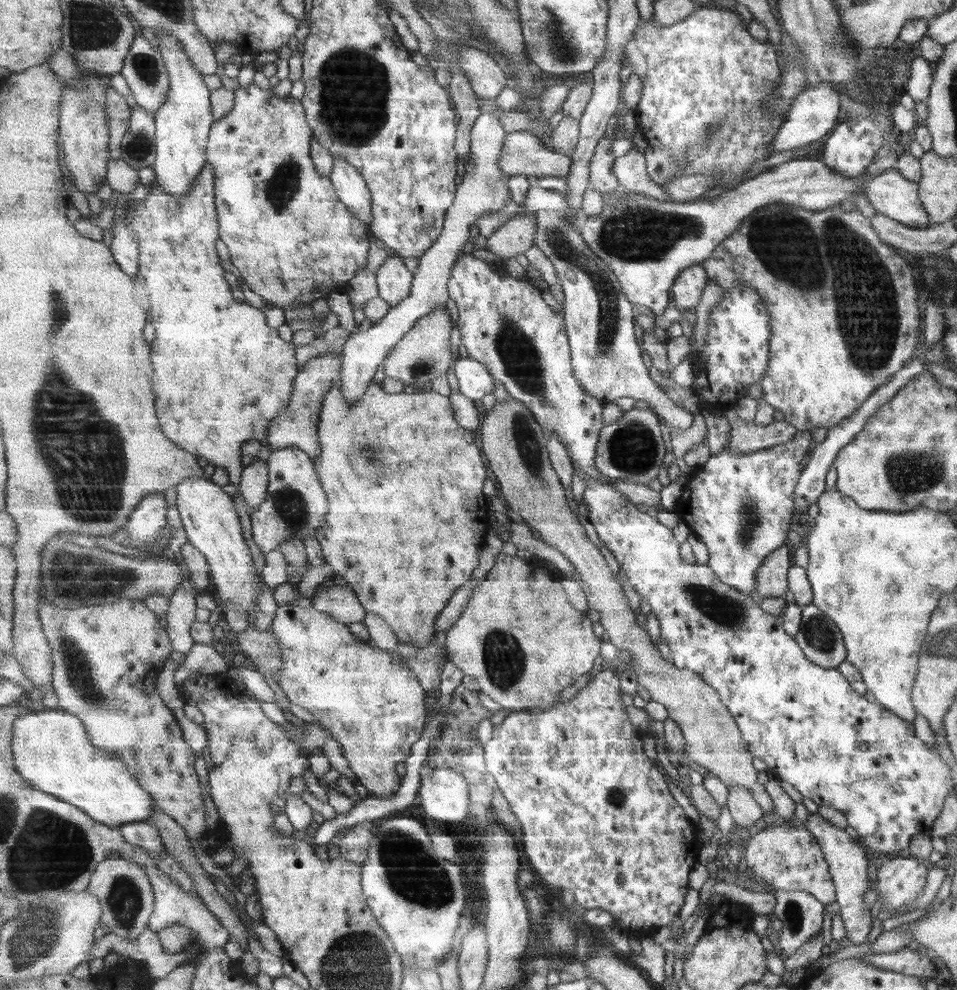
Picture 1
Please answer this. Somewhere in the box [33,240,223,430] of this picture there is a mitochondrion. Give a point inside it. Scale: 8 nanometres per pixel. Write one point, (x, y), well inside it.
(58, 304)

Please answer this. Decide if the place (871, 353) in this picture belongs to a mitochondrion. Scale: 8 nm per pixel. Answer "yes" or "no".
yes

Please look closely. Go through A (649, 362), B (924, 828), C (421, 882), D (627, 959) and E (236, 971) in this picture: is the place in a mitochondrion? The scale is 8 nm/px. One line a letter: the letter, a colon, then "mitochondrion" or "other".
A: other
B: other
C: mitochondrion
D: other
E: other

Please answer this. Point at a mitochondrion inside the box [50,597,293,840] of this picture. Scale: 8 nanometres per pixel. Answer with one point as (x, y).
(78, 666)

